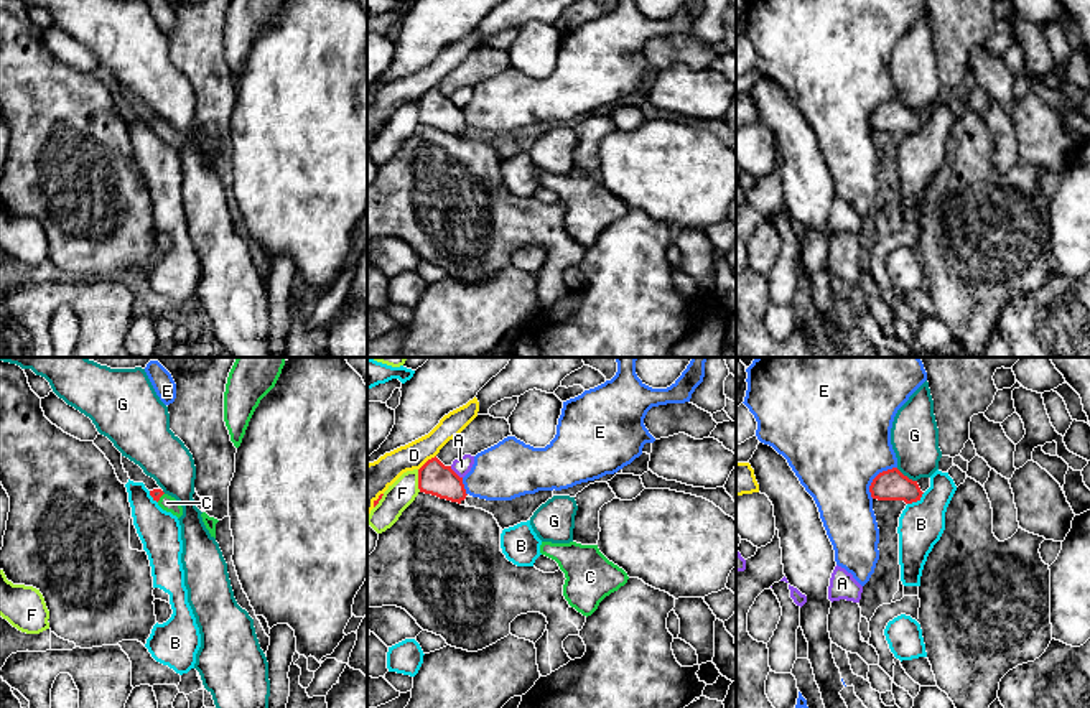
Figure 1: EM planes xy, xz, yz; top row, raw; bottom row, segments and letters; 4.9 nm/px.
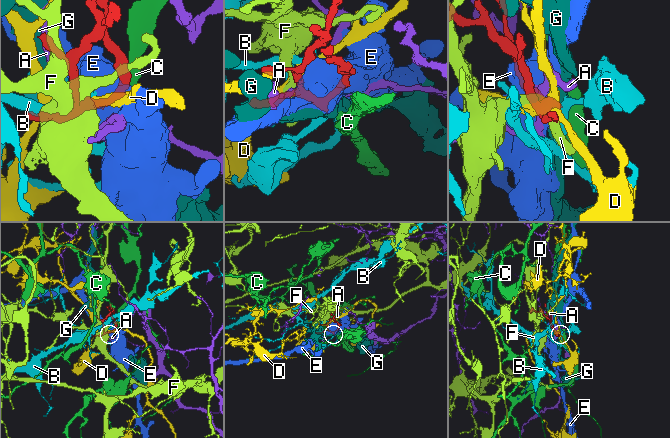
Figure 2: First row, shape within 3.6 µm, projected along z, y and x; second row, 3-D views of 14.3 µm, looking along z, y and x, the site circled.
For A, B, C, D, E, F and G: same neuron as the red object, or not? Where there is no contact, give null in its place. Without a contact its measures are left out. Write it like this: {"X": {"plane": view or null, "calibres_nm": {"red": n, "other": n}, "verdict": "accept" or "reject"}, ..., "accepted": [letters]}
{"A": {"plane": "xz", "calibres_nm": {"red": 160, "other": 90}, "verdict": "reject"}, "B": {"plane": "yz", "calibres_nm": {"red": 150, "other": 220}, "verdict": "reject"}, "C": {"plane": "xy", "calibres_nm": {"red": 50, "other": 80}, "verdict": "accept"}, "D": {"plane": "xz", "calibres_nm": {"red": 160, "other": 140}, "verdict": "reject"}, "E": {"plane": "yz", "calibres_nm": {"red": 150, "other": 500}, "verdict": "reject"}, "F": {"plane": "xz", "calibres_nm": {"red": 160, "other": 140}, "verdict": "reject"}, "G": {"plane": "yz", "calibres_nm": {"red": 150, "other": 240}, "verdict": "reject"}, "accepted": ["C"]}

